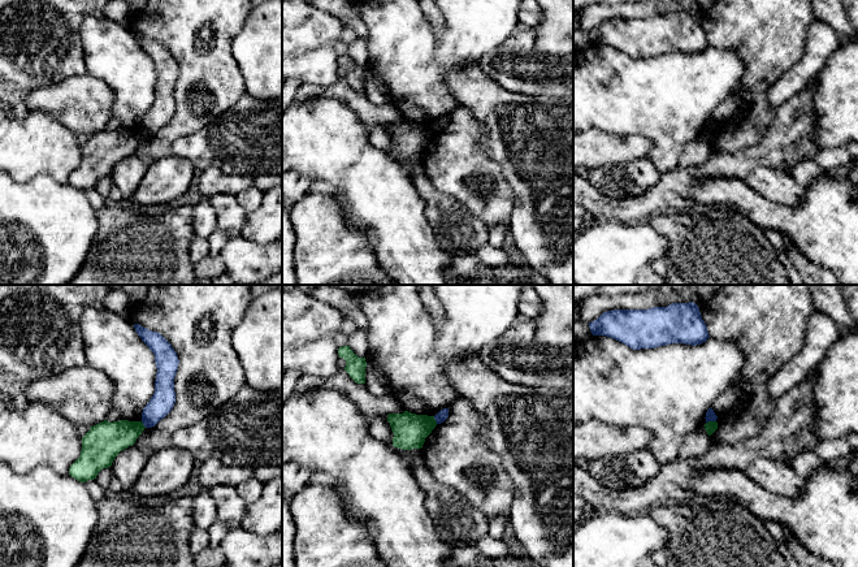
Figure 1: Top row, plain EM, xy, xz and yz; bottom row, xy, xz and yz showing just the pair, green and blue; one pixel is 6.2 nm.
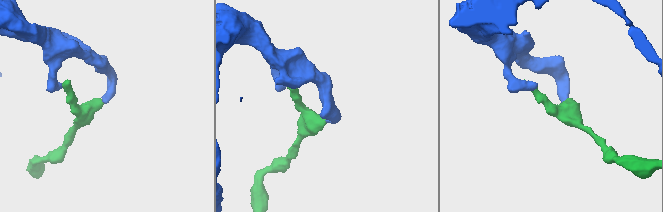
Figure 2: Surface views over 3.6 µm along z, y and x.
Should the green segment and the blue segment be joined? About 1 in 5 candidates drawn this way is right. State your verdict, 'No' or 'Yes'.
No

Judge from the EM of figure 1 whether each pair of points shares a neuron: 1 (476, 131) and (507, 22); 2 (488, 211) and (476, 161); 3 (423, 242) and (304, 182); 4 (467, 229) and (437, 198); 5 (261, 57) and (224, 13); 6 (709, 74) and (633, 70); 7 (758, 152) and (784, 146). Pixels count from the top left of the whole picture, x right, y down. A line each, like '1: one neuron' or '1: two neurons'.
1: two neurons
2: one neuron
3: two neurons
4: one neuron
5: two neurons
6: one neuron
7: one neuron

